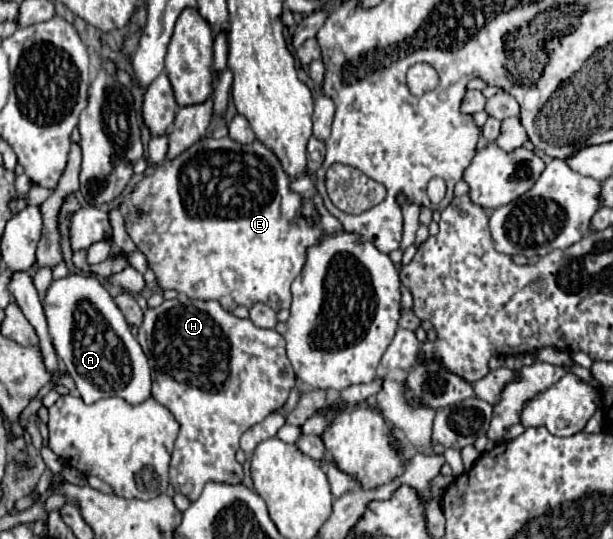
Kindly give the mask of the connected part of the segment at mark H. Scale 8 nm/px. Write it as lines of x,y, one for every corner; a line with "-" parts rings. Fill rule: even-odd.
186,296
166,300
158,308
148,308
136,338
152,366
152,396
166,406
180,424
170,462
170,484
174,490
194,502
208,482
240,484
242,466
234,458
240,436
268,414
280,410
296,384
292,364
286,358
284,338
276,330
264,330
250,320
232,316
218,302
190,300

